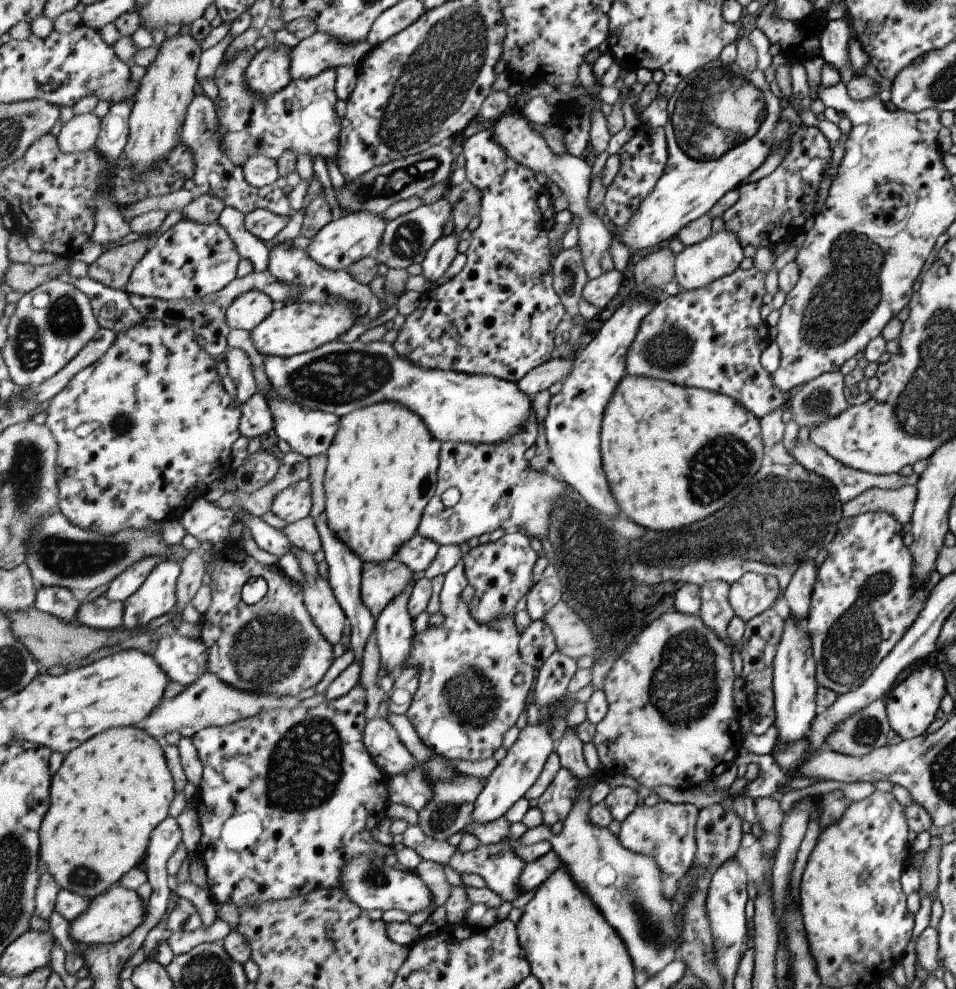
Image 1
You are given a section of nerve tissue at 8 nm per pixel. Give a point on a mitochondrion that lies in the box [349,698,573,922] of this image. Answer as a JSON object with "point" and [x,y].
{"point":[444,815]}

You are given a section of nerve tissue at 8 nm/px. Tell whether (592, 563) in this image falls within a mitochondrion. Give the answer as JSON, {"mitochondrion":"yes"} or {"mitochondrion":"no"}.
{"mitochondrion":"yes"}

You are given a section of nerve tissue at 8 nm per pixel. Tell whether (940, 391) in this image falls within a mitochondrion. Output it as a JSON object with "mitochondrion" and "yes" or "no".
{"mitochondrion":"yes"}

